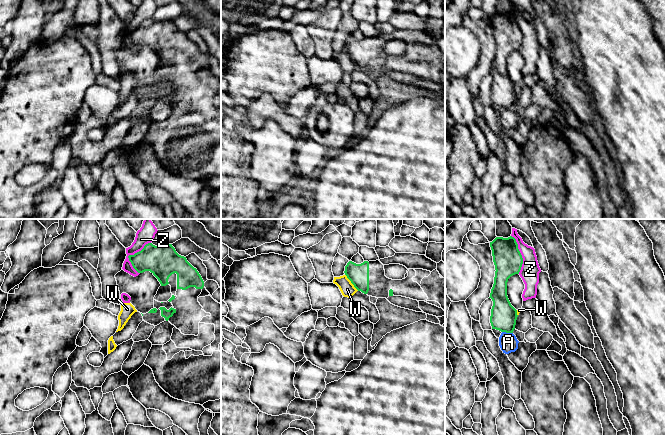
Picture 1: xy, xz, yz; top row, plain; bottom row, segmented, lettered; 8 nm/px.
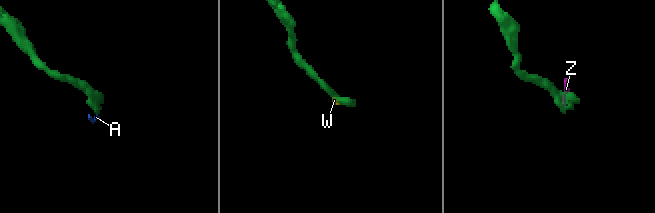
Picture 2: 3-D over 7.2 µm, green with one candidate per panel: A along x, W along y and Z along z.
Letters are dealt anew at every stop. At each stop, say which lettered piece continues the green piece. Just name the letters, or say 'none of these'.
none of these

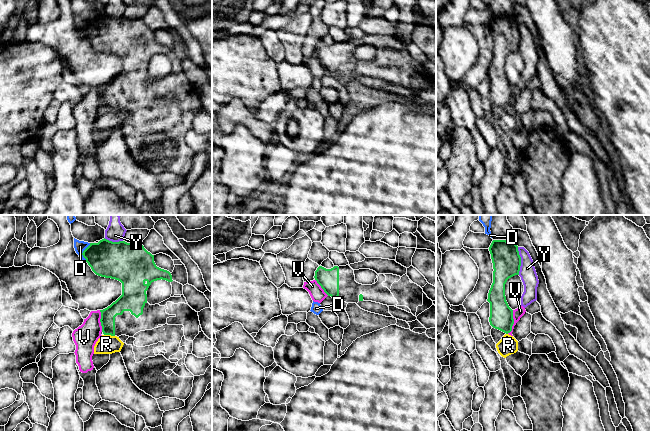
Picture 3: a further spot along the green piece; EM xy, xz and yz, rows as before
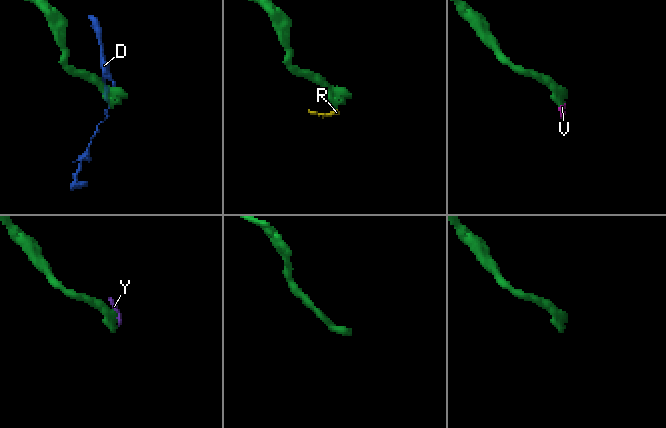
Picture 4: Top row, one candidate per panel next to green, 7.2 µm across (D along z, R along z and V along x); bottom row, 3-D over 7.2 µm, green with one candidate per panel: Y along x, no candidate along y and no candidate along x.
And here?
none of these

